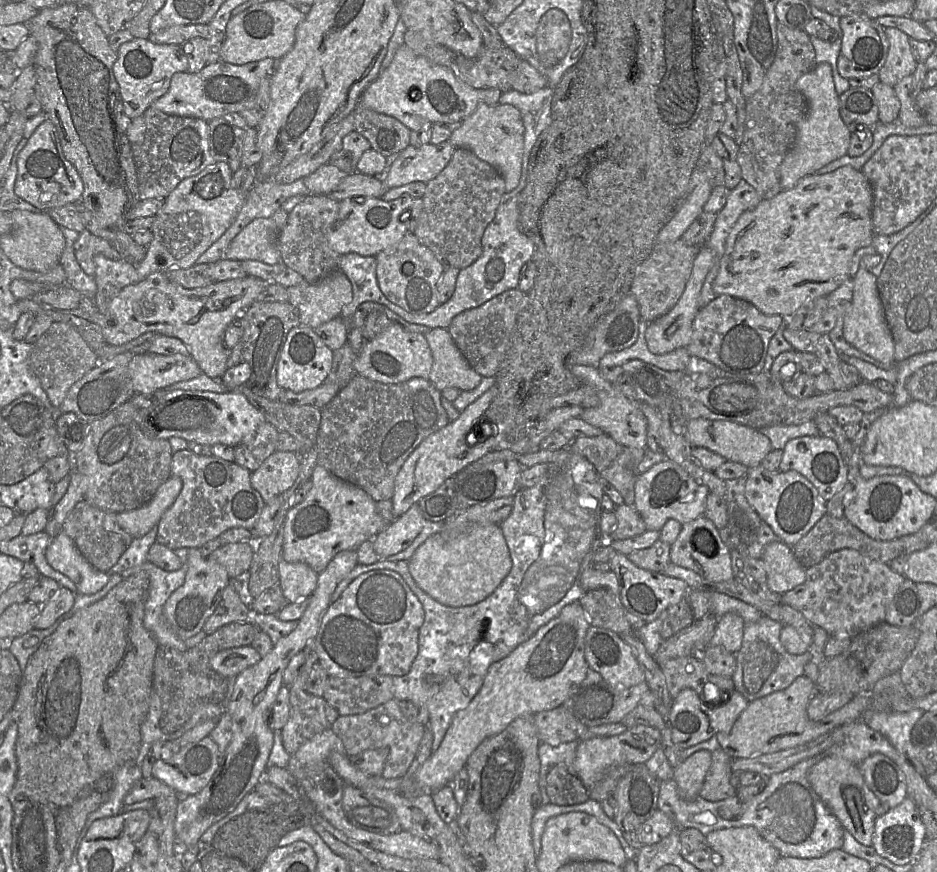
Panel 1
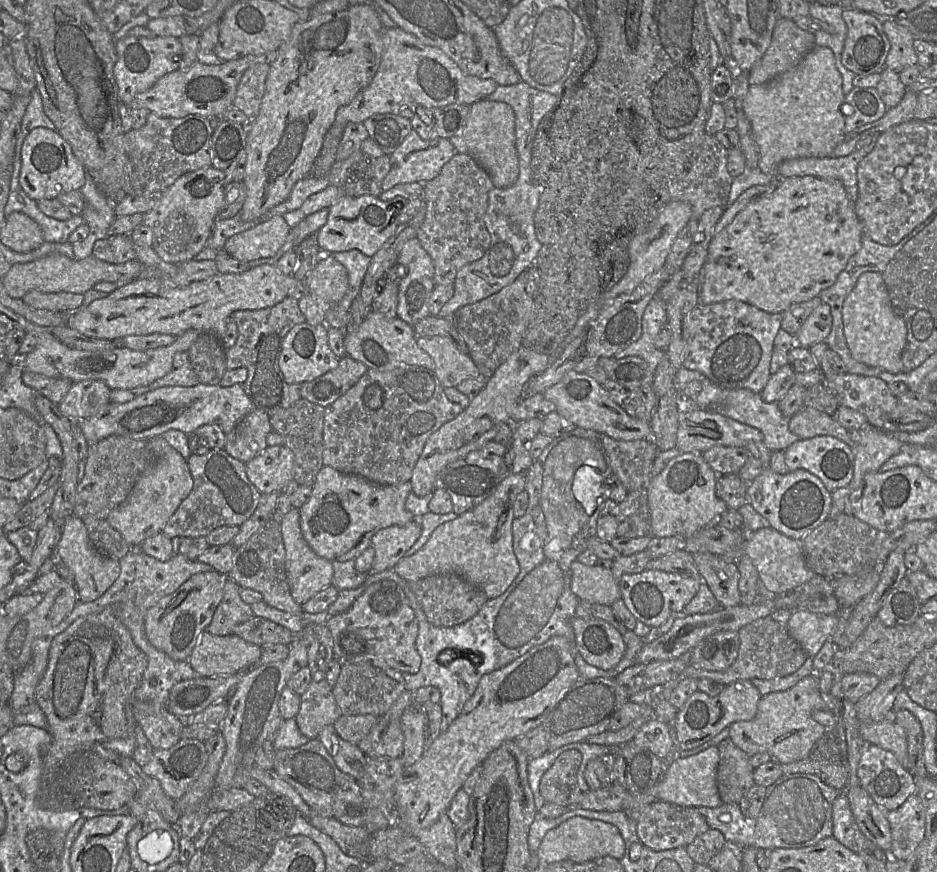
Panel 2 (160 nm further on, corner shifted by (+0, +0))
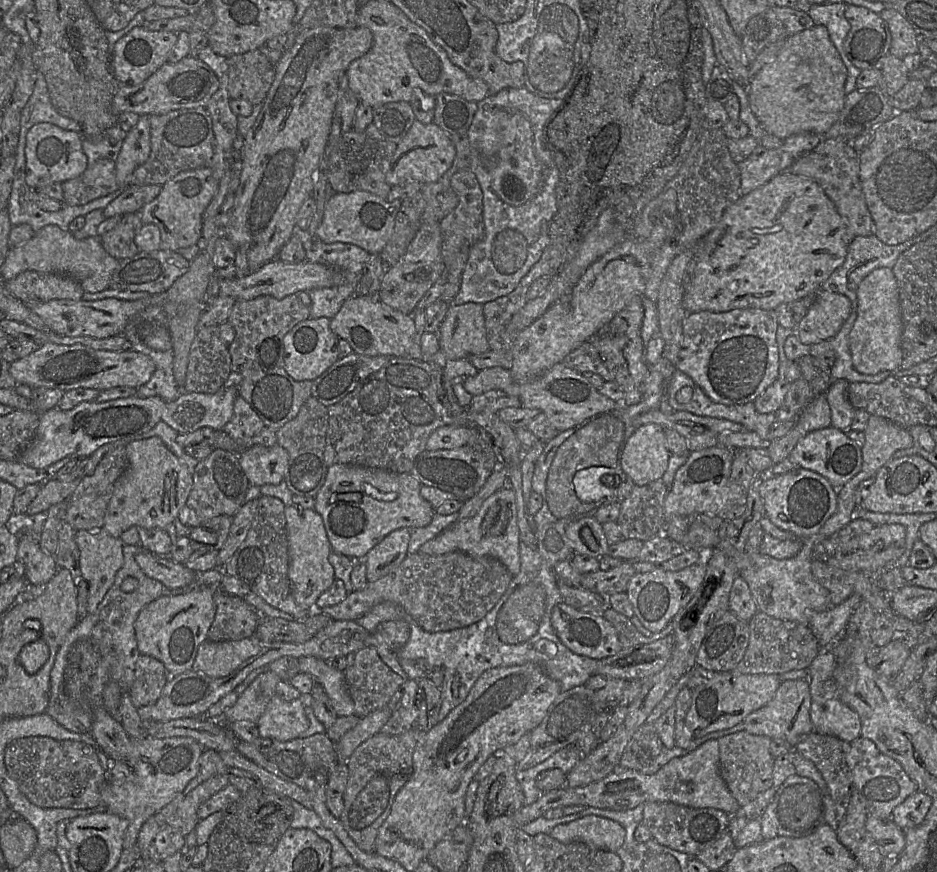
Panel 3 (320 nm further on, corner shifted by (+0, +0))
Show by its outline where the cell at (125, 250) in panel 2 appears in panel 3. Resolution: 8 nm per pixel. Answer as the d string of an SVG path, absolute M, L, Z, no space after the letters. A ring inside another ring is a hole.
M138 212L122 215L120 222L110 231L99 237L105 251L117 260L135 256L139 249L135 236L143 223Z

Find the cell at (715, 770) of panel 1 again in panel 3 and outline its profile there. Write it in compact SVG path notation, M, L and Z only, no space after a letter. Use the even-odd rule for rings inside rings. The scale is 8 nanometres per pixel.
M746 731L732 733L718 739L720 748L720 775L740 807L746 806L758 795L773 787L775 758L770 753L772 739Z

